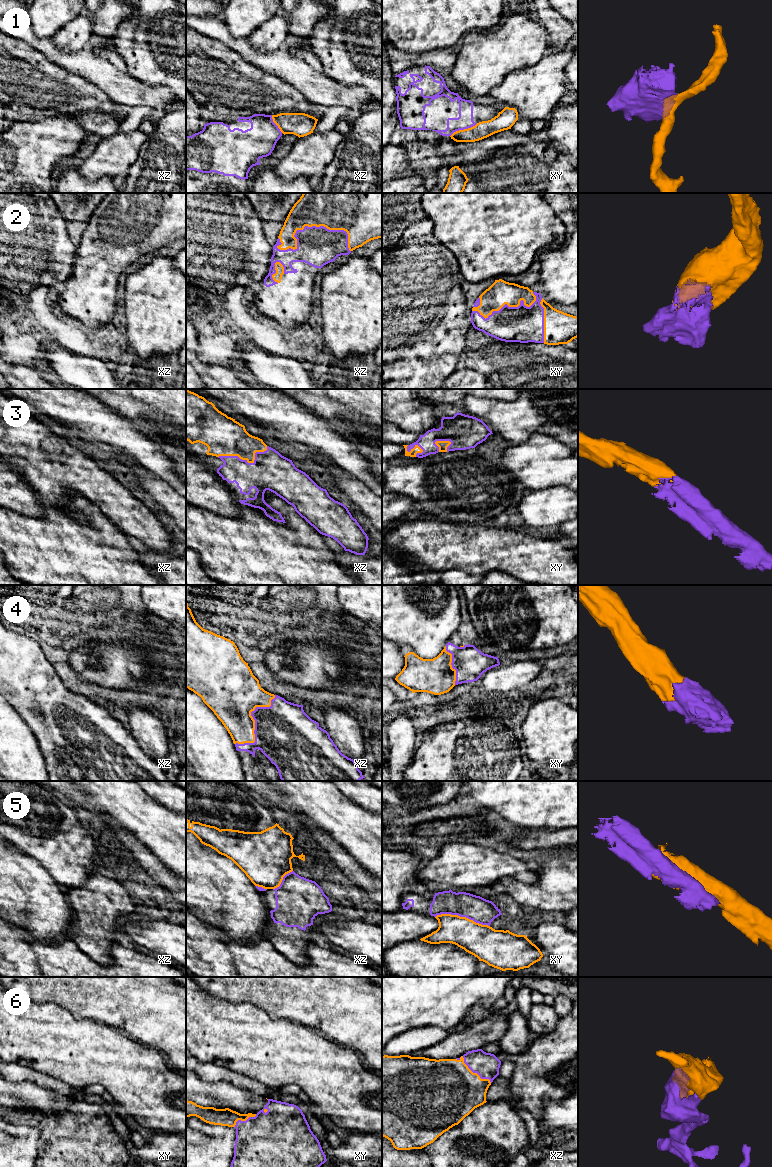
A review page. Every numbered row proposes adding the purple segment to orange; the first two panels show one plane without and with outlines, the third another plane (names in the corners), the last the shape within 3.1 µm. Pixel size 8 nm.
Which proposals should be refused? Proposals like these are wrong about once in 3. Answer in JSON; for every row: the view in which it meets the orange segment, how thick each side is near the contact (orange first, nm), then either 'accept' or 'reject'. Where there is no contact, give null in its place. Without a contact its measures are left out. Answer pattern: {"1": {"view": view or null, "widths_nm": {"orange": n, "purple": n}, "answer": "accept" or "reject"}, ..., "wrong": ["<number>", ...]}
{"1": {"view": "xy", "widths_nm": {"orange": 140, "purple": 130}, "answer": "reject"}, "2": {"view": "xz", "widths_nm": {"orange": 440, "purple": 320}, "answer": "accept"}, "3": {"view": "xz", "widths_nm": {"orange": 300, "purple": 300}, "answer": "accept"}, "4": {"view": "xz", "widths_nm": {"orange": 360, "purple": 460}, "answer": "accept"}, "5": {"view": "xy", "widths_nm": {"orange": 260, "purple": 200}, "answer": "reject"}, "6": {"view": "xz", "widths_nm": {"orange": 480, "purple": 200}, "answer": "accept"}, "wrong": ["1", "5"]}

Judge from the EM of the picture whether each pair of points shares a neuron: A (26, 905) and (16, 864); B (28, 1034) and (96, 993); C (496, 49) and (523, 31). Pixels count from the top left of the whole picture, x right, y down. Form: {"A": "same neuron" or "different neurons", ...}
{"A": "same neuron", "B": "different neurons", "C": "same neuron"}

